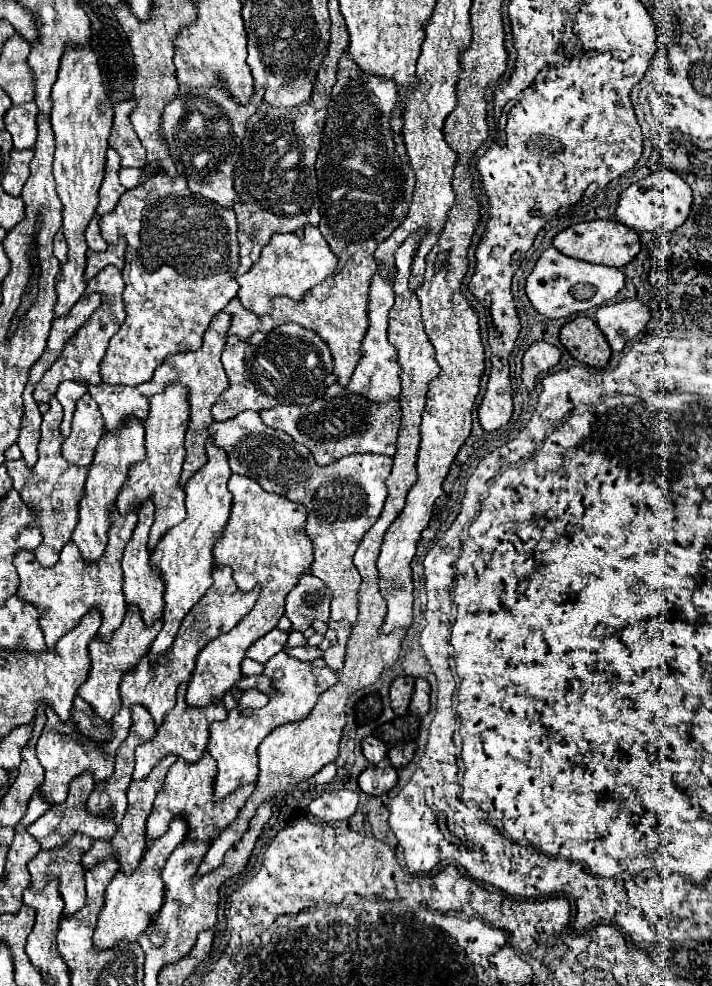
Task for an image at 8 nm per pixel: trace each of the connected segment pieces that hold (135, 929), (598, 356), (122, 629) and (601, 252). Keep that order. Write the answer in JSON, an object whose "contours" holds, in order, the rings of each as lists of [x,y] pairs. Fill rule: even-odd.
{"contours":[[[[183,816],[173,818],[169,822],[167,832],[149,844],[149,848],[143,856],[143,862],[139,864],[139,868],[133,874],[125,874],[123,870],[117,870],[117,874],[111,878],[111,882],[105,890],[105,906],[97,916],[97,928],[95,928],[95,936],[93,936],[97,948],[111,948],[111,946],[115,946],[115,942],[119,942],[123,938],[129,942],[135,942],[137,936],[147,930],[147,926],[151,924],[149,916],[153,912],[159,912],[165,902],[165,884],[161,878],[161,870],[163,870],[169,854],[175,850],[175,846],[179,846],[179,842],[185,840],[187,828],[189,828],[189,824]]],[[[579,316],[573,322],[567,322],[561,328],[559,340],[575,360],[587,366],[605,368],[611,358],[611,348],[603,332],[587,316]]],[[[127,606],[123,624],[113,632],[113,636],[109,640],[103,640],[99,636],[91,638],[91,642],[89,642],[91,670],[89,670],[87,682],[79,688],[77,694],[93,706],[97,716],[101,716],[103,720],[111,720],[119,712],[119,708],[121,708],[121,698],[119,698],[121,674],[125,674],[135,662],[139,662],[139,658],[145,652],[149,652],[149,646],[155,640],[155,636],[159,634],[159,630],[161,630],[161,618],[155,620],[151,626],[147,626],[141,618],[141,610],[137,606]]],[[[593,220],[593,222],[581,222],[571,228],[561,230],[553,238],[553,248],[557,248],[565,256],[571,256],[577,260],[621,268],[635,258],[635,254],[641,250],[641,242],[639,242],[639,236],[635,230],[623,226],[617,220]]]]}

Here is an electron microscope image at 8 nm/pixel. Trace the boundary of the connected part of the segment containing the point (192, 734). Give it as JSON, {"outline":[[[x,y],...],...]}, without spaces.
{"outline":[[[181,684],[177,688],[177,704],[175,708],[163,718],[163,724],[159,726],[157,734],[153,740],[141,744],[135,750],[135,772],[133,772],[133,780],[139,778],[147,778],[147,774],[153,770],[153,766],[167,754],[177,754],[183,756],[187,762],[197,762],[203,756],[203,750],[207,748],[207,738],[209,738],[209,724],[217,722],[217,720],[225,720],[227,718],[227,710],[223,706],[223,700],[203,706],[203,708],[191,708],[185,702],[185,690],[187,684]]]}

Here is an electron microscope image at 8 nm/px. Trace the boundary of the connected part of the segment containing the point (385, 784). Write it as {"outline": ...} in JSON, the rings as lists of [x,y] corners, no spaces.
{"outline":[[[369,766],[359,776],[361,792],[369,796],[381,796],[397,784],[397,770],[393,766]]]}

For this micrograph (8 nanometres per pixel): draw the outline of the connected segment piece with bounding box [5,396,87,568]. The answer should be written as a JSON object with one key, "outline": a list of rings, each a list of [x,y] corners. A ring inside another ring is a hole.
{"outline":[[[55,396],[49,400],[49,412],[43,414],[43,424],[41,424],[41,444],[39,444],[39,460],[33,468],[25,464],[23,458],[15,461],[6,461],[9,476],[13,480],[13,488],[25,496],[27,508],[33,512],[35,522],[41,530],[43,542],[35,548],[35,558],[43,568],[55,566],[59,552],[63,546],[71,540],[75,522],[77,522],[77,510],[79,510],[79,494],[83,494],[83,482],[87,478],[87,468],[75,466],[67,462],[61,456],[61,442],[65,440],[61,434],[61,420],[63,420],[63,406]]]}

